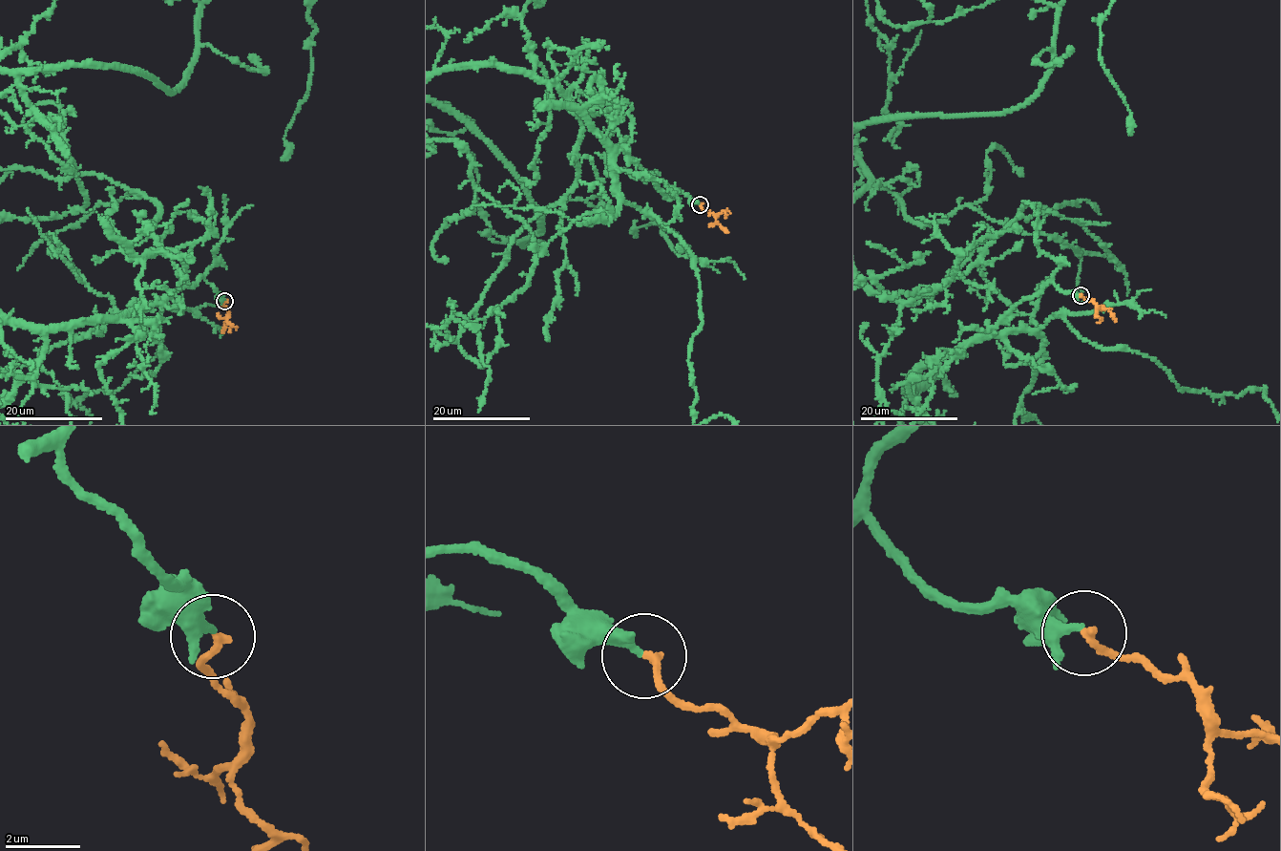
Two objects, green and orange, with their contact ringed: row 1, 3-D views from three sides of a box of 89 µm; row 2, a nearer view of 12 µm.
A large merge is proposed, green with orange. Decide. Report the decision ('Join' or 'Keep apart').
Join

